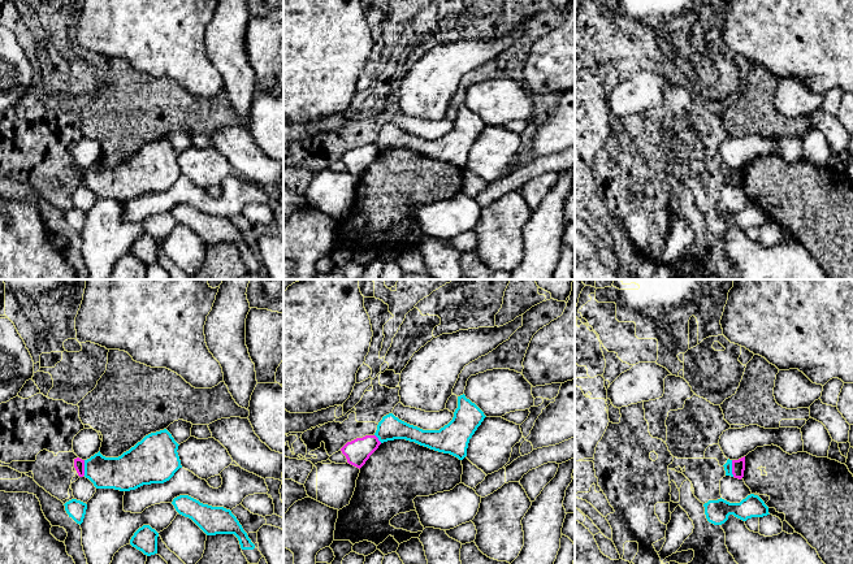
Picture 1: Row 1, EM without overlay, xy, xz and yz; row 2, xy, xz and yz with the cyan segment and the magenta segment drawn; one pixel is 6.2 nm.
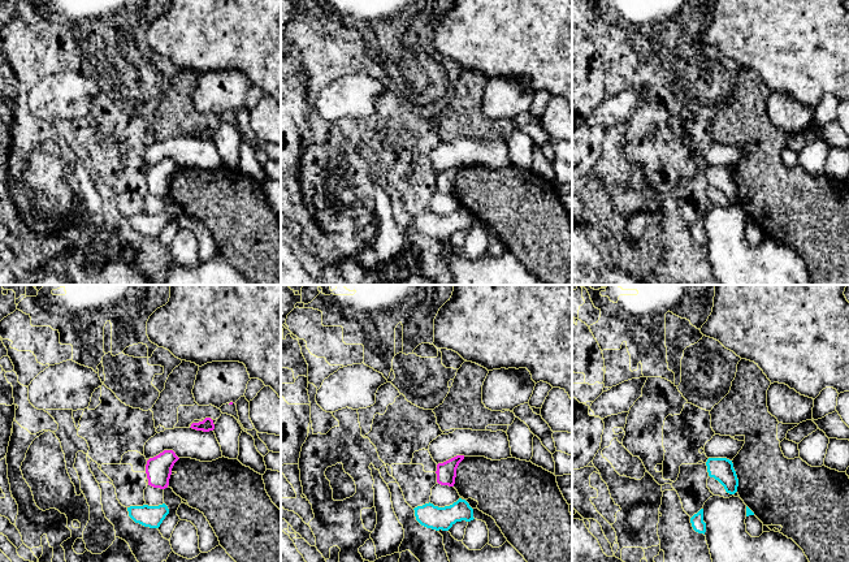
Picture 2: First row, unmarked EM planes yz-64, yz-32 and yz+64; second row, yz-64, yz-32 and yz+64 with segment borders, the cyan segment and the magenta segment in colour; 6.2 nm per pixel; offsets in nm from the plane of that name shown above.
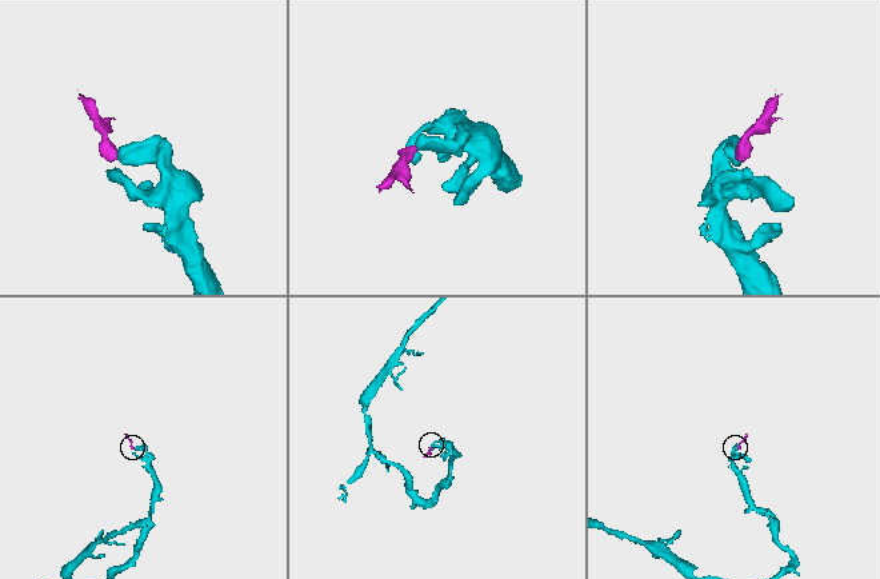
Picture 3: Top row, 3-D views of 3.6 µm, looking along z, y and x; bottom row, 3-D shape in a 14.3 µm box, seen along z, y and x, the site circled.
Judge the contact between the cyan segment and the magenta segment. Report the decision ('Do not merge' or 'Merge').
Do not merge

